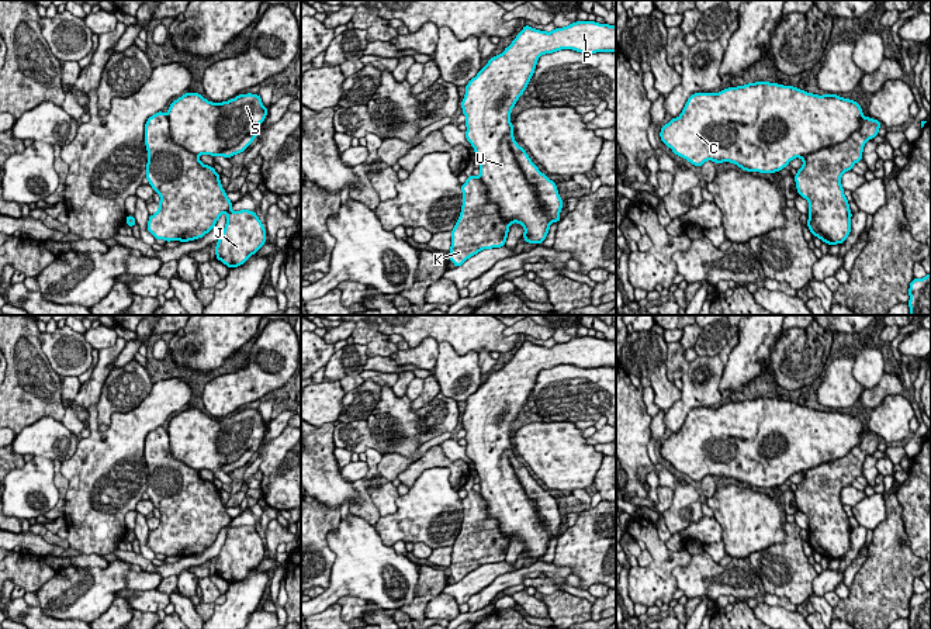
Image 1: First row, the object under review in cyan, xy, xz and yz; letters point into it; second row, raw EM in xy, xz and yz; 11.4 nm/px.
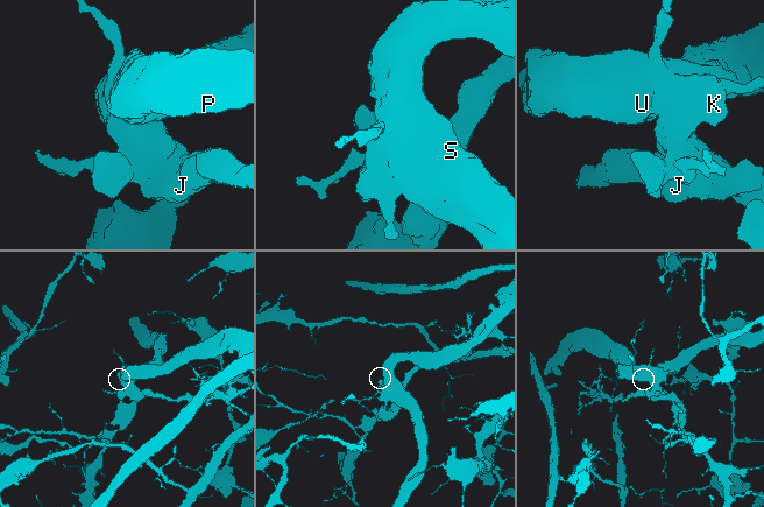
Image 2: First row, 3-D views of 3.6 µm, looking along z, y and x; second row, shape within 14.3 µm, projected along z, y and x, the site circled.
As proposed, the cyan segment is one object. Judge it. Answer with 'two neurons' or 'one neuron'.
one neuron

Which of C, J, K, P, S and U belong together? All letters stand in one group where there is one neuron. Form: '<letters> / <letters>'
C J K P S U

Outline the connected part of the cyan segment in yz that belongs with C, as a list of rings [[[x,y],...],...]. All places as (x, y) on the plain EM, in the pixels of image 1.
[[[748,398],[745,401],[728,402],[716,409],[692,409],[678,433],[671,433],[661,443],[661,456],[669,462],[675,470],[689,476],[695,481],[702,481],[706,476],[716,478],[731,477],[747,487],[775,488],[785,484],[795,473],[803,474],[803,481],[795,491],[797,508],[809,516],[807,542],[813,552],[828,560],[842,559],[851,547],[851,525],[844,511],[841,491],[862,476],[865,457],[878,450],[880,436],[862,429],[856,417],[838,412],[837,409],[817,411],[797,402],[768,398]]]

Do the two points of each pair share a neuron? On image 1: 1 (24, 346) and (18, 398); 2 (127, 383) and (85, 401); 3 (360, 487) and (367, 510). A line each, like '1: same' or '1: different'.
1: same
2: different
3: same

